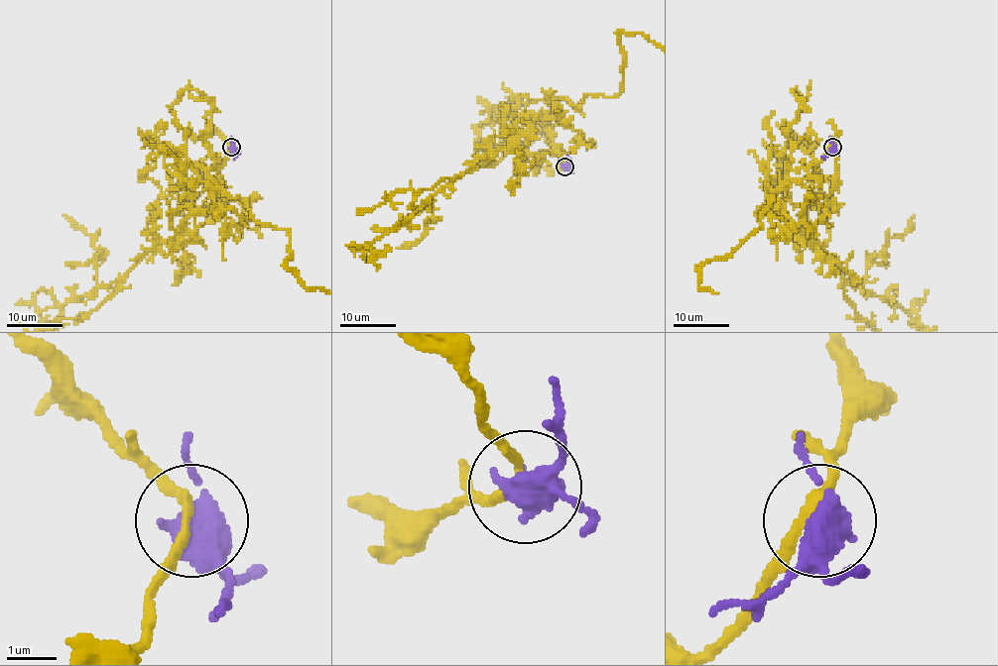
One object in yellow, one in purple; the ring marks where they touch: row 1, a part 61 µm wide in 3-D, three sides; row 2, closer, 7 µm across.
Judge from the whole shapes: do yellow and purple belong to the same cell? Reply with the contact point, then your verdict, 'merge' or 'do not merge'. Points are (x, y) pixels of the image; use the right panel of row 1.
at (832, 147); do not merge

